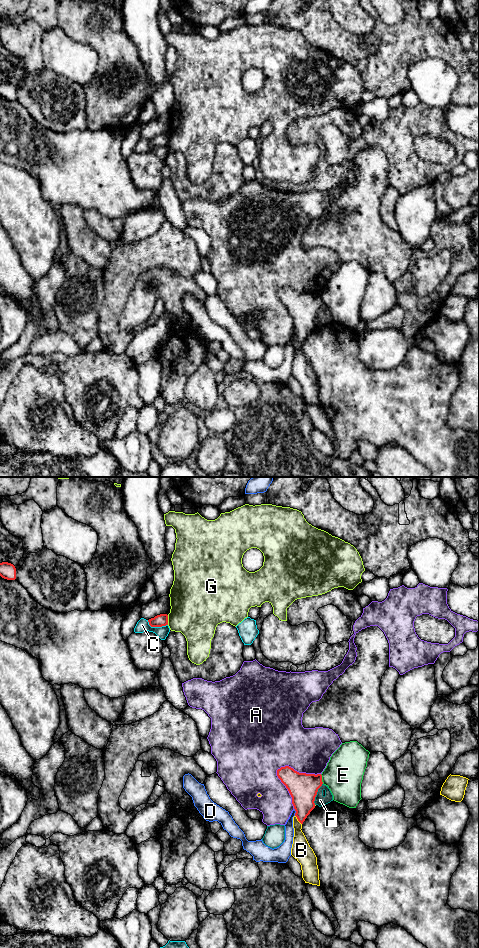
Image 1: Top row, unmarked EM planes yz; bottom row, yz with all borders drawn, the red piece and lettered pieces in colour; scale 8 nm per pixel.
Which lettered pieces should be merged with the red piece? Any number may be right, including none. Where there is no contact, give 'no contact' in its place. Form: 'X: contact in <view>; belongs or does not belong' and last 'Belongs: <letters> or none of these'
A: contact in yz; does not belong
B: contact in yz; does not belong
C: contact in yz; does not belong
D: contact in yz; does not belong
E: contact in yz; does not belong
F: contact in yz; does not belong
G: contact in yz; does not belong
Belongs: none of these

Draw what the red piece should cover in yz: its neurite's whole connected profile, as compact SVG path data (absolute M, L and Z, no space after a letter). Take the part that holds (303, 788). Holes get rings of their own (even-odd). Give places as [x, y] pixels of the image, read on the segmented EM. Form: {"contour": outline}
{"contour": "M289 766L277 770L277 776L288 789L295 816L303 824L310 812L315 808L315 797L322 786L321 774L299 773Z"}

